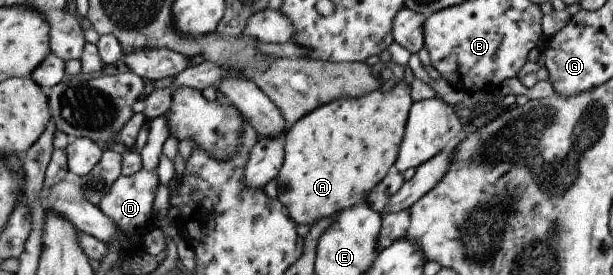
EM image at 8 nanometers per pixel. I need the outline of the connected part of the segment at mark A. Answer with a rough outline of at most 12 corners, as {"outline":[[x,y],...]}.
{"outline":[[409,84],[287,127],[277,199],[311,225],[393,167]]}

